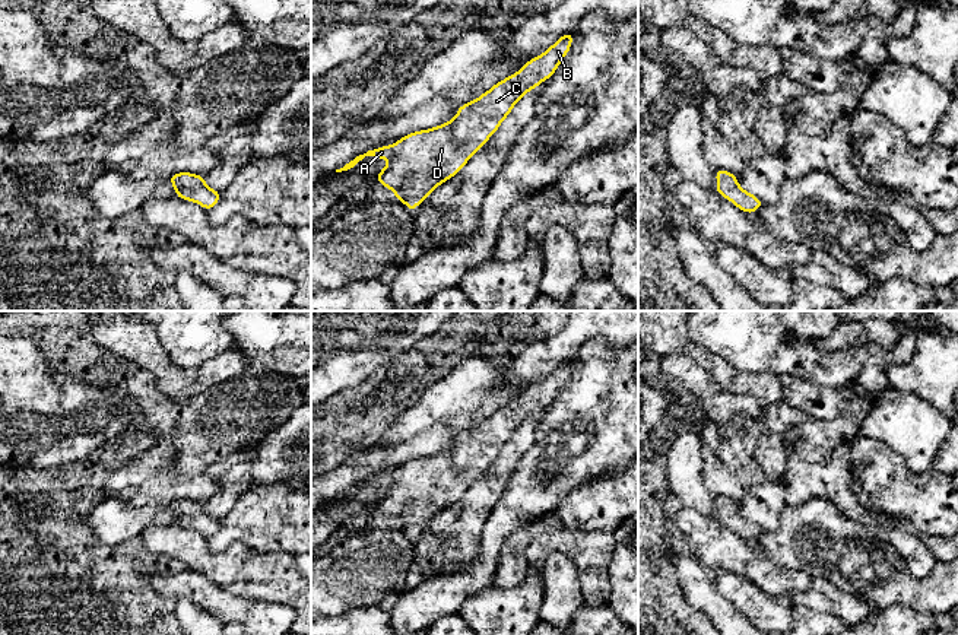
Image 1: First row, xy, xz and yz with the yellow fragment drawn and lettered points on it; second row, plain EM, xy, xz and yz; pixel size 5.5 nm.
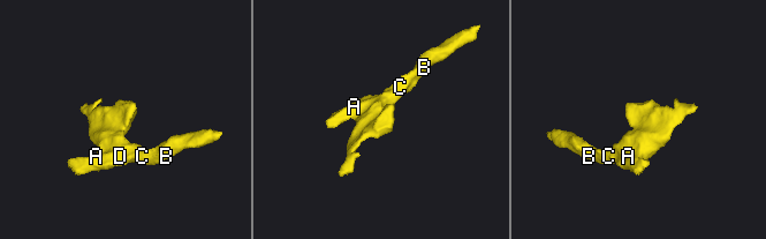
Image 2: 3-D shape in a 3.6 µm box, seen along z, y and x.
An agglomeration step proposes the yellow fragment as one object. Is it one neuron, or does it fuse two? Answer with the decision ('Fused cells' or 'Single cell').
Single cell

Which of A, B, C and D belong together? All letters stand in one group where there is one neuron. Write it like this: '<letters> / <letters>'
A B C D

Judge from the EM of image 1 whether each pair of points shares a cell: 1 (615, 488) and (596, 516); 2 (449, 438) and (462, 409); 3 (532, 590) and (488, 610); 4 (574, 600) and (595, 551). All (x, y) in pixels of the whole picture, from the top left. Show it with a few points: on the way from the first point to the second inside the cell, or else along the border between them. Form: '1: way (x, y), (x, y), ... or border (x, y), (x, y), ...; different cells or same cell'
1: way (612, 495), (599, 508); same cell
2: border (457, 432), (444, 422), (435, 422), (418, 435); different cells
3: way (522, 600), (517, 605), (498, 606); same cell
4: border (564, 555), (576, 570), (581, 596), (587, 606); different cells

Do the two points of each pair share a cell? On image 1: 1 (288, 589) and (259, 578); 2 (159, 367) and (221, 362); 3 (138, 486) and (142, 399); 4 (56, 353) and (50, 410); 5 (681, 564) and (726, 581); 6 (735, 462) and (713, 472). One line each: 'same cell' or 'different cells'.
1: same cell
2: same cell
3: different cells
4: different cells
5: different cells
6: different cells

